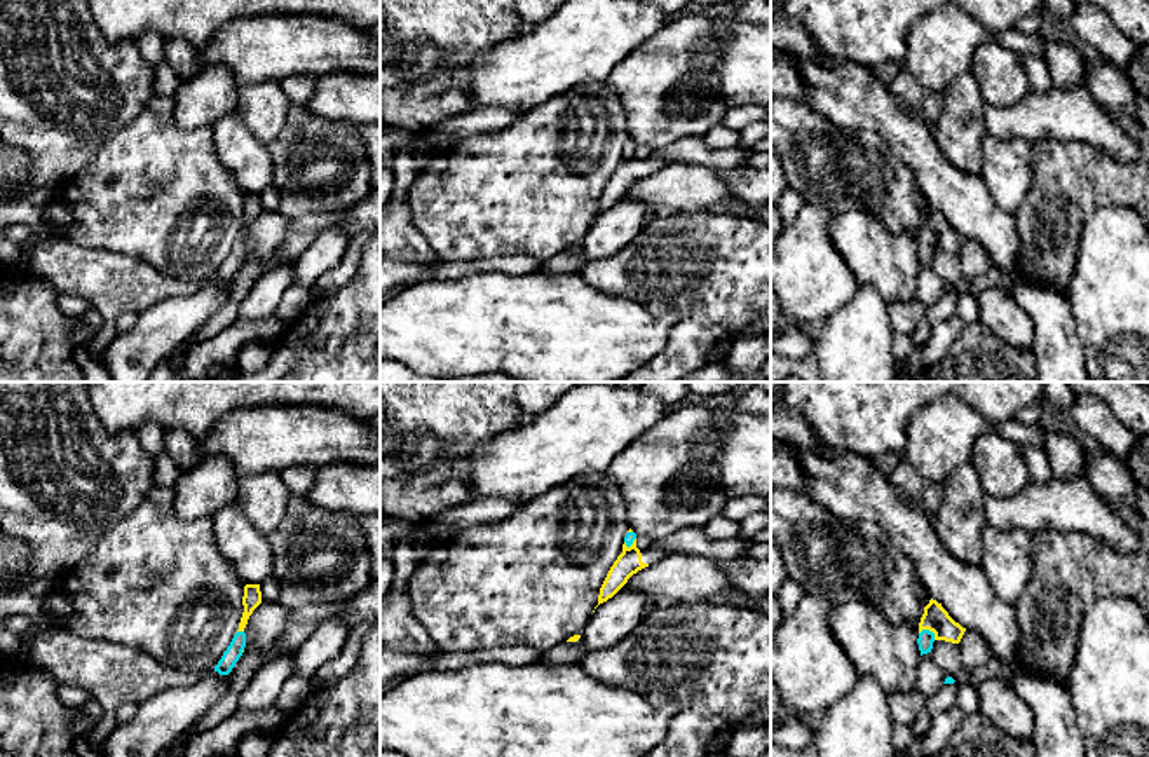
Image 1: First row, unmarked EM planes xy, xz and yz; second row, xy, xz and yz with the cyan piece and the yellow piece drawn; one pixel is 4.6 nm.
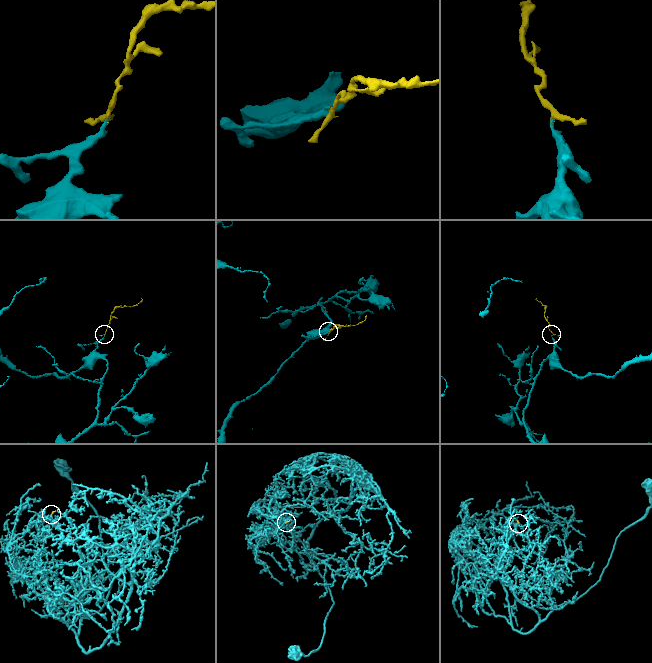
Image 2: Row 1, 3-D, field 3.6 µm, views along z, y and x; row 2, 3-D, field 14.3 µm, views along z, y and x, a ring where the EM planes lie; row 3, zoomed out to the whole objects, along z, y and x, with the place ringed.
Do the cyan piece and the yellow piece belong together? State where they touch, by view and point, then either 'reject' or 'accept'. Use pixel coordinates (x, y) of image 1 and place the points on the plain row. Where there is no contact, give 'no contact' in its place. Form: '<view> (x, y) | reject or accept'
yz (930, 241) | reject

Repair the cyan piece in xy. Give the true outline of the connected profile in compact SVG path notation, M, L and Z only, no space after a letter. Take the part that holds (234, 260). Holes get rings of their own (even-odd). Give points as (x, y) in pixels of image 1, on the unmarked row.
M237 241L230 255L223 262L221 269L214 276L214 281L218 281L220 284L228 284L235 276L235 272L239 270L239 267L242 265L244 256L246 256L246 242Z

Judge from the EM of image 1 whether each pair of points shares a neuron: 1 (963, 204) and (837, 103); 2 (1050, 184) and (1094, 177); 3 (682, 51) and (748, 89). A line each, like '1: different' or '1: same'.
1: same
2: same
3: different

